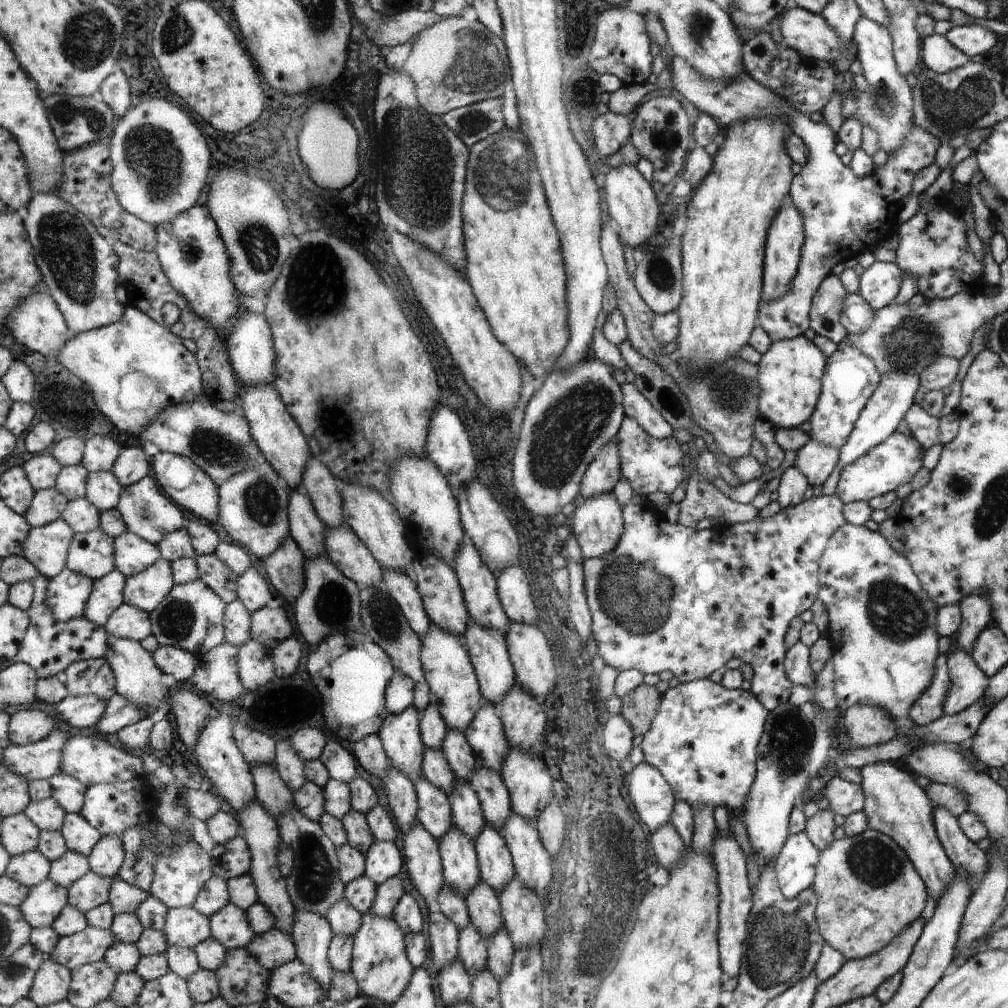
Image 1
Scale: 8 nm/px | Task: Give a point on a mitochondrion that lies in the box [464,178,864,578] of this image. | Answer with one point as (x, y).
(560, 437)

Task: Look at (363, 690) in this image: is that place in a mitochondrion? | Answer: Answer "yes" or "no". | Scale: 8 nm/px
no

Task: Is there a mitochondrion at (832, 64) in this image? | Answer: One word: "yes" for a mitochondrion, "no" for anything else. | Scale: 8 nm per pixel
no

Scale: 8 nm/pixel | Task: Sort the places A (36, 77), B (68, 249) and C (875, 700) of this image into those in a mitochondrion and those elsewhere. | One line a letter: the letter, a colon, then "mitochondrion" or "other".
A: other
B: mitochondrion
C: other

